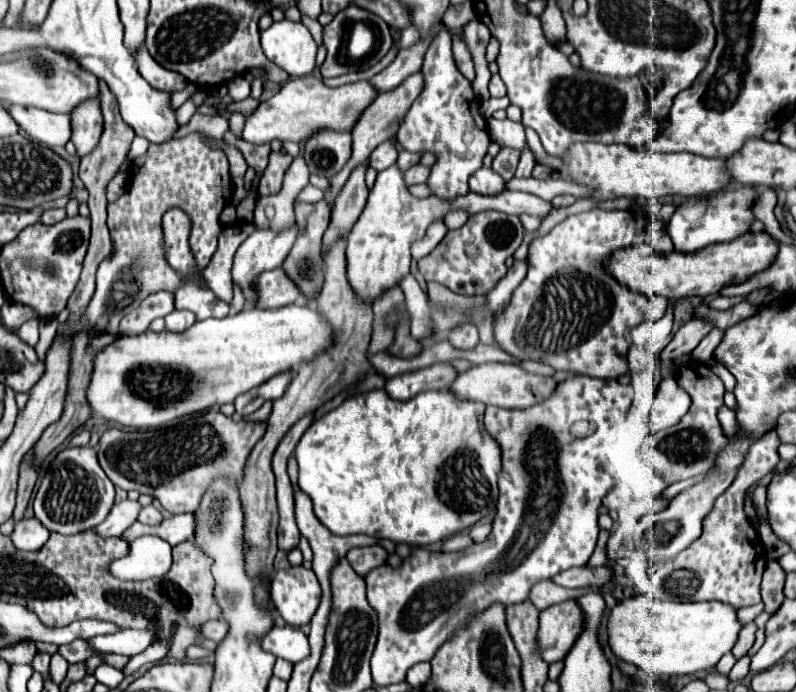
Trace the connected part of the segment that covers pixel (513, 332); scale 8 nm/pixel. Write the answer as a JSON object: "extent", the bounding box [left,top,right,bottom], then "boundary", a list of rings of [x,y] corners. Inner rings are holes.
{"extent":[494,208,666,378],"boundary":[[[594,208],[590,212],[582,212],[576,216],[568,216],[564,222],[556,224],[546,236],[534,240],[528,252],[528,274],[514,290],[512,298],[494,316],[494,342],[500,350],[508,352],[516,360],[536,360],[546,362],[554,370],[562,372],[578,372],[596,378],[618,378],[628,372],[626,352],[628,352],[628,332],[650,320],[662,318],[666,300],[648,298],[644,294],[636,294],[624,286],[620,286],[606,270],[604,258],[608,258],[614,250],[654,242],[664,232],[662,224],[654,222],[654,236],[640,228],[634,216],[626,210],[600,210]]]}

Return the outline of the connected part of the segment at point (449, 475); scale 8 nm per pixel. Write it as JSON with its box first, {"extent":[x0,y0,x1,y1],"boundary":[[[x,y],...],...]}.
{"extent":[296,390,500,546],"boundary":[[[372,390],[366,394],[352,396],[344,400],[336,410],[322,416],[318,422],[314,422],[302,436],[300,444],[296,446],[296,460],[300,466],[300,488],[312,496],[314,502],[314,514],[316,518],[332,532],[332,534],[368,534],[374,538],[388,538],[392,542],[406,542],[410,546],[428,546],[434,542],[440,542],[456,532],[462,532],[476,524],[480,518],[488,516],[496,510],[498,502],[498,470],[500,470],[500,446],[496,446],[496,440],[490,438],[490,434],[482,428],[482,416],[484,416],[484,404],[480,402],[462,402],[456,400],[448,390],[438,392],[420,392],[418,396],[400,402],[392,400],[384,390]]]}

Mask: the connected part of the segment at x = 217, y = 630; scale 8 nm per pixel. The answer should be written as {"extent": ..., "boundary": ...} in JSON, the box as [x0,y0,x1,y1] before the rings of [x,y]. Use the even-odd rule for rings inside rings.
{"extent":[200,620,228,642],"boundary":[[[208,620],[208,622],[204,622],[204,624],[200,626],[202,638],[214,640],[214,642],[220,642],[226,632],[228,632],[228,624],[226,624],[224,620]]]}

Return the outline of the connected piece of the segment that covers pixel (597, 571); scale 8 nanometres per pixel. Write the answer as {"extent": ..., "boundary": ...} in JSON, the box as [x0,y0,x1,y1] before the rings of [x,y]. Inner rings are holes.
{"extent":[552,566,614,588],"boundary":[[[580,566],[580,568],[568,568],[562,574],[556,574],[552,580],[564,588],[584,588],[584,586],[606,586],[612,582],[614,570],[610,566]]]}

